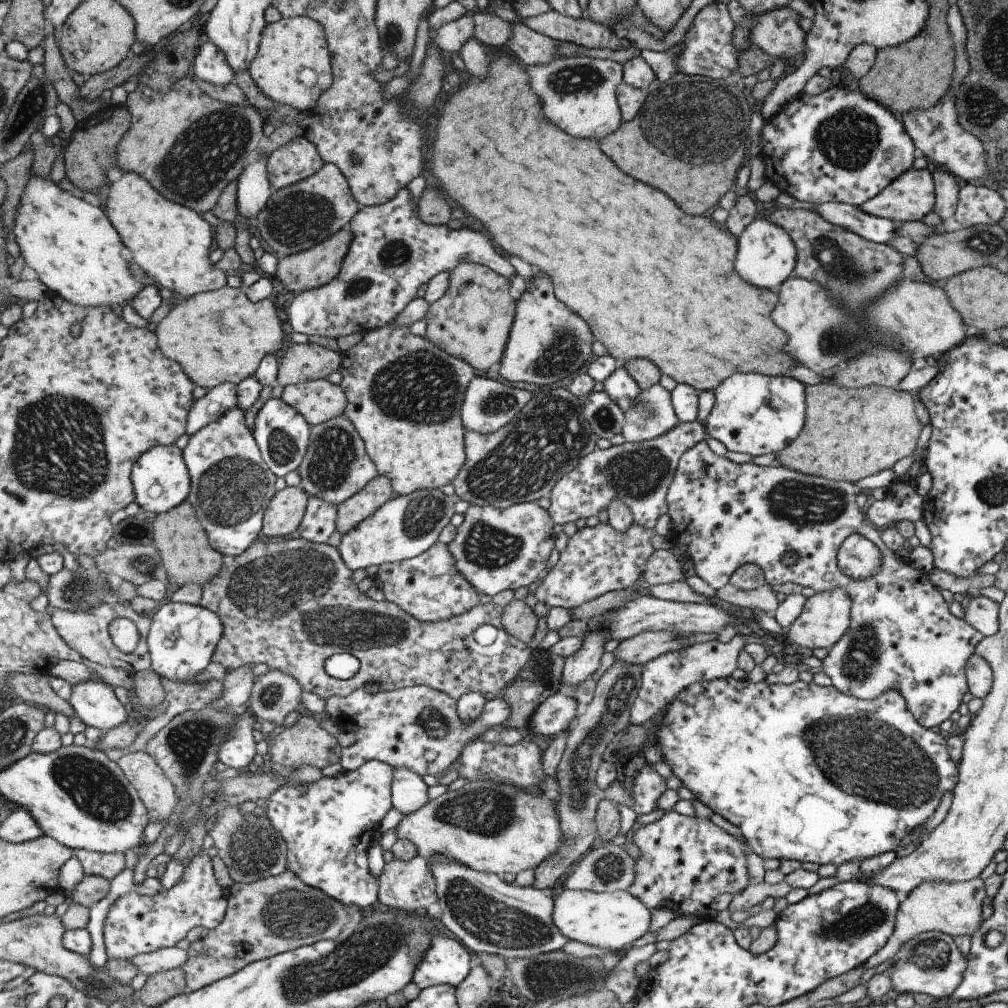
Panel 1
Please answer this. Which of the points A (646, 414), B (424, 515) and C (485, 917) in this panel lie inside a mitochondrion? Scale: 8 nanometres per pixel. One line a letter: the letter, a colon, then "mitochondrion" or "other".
A: mitochondrion
B: mitochondrion
C: mitochondrion

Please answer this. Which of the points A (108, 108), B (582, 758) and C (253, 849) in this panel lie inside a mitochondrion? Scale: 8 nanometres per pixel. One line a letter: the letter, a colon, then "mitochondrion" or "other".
A: other
B: mitochondrion
C: mitochondrion

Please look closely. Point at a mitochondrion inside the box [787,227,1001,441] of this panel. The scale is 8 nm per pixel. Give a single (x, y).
(886, 332)

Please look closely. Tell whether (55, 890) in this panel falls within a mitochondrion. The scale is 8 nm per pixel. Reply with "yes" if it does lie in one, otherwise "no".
no

